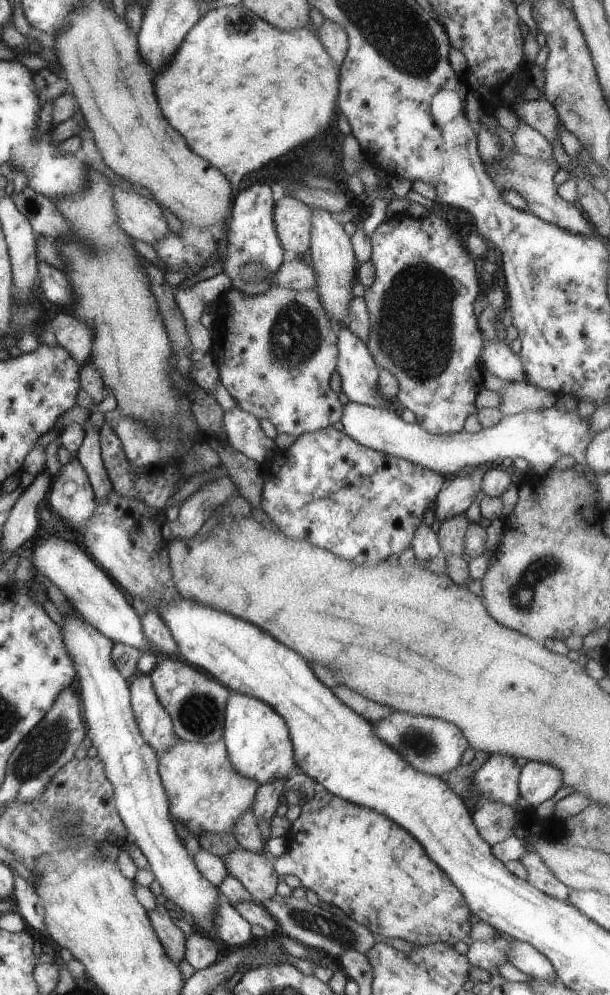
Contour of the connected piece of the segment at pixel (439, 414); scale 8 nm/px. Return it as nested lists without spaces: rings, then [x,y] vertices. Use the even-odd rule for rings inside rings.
[[[398,213],[387,218],[382,224],[379,224],[371,234],[371,261],[375,268],[375,281],[372,286],[367,288],[364,296],[369,317],[371,320],[370,334],[367,347],[370,349],[372,356],[380,369],[390,371],[399,382],[399,391],[396,395],[395,402],[401,409],[412,410],[417,417],[417,423],[433,435],[450,435],[458,433],[465,428],[466,419],[477,412],[475,406],[475,398],[477,392],[483,388],[483,373],[480,353],[483,349],[483,336],[477,323],[476,312],[474,312],[474,299],[478,294],[483,292],[483,284],[476,276],[476,268],[474,267],[475,259],[469,253],[469,250],[462,244],[462,240],[458,238],[458,234],[454,234],[454,230],[448,226],[448,223],[439,215],[430,213],[425,217],[415,219],[408,214]]]

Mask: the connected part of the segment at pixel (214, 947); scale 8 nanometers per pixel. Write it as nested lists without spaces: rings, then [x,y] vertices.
[[[196,929],[186,939],[185,958],[196,971],[214,964],[222,953],[221,946],[200,930]]]

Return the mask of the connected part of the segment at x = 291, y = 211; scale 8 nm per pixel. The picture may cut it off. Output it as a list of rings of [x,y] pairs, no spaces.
[[[283,197],[275,202],[273,217],[283,249],[306,257],[311,247],[311,207],[294,197]]]

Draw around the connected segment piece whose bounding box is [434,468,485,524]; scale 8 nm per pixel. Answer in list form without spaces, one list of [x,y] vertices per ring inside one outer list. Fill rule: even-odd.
[[[479,468],[472,474],[472,478],[461,478],[448,482],[447,487],[442,489],[435,500],[435,516],[442,524],[452,516],[461,515],[479,494],[482,494],[483,476],[485,468]]]

